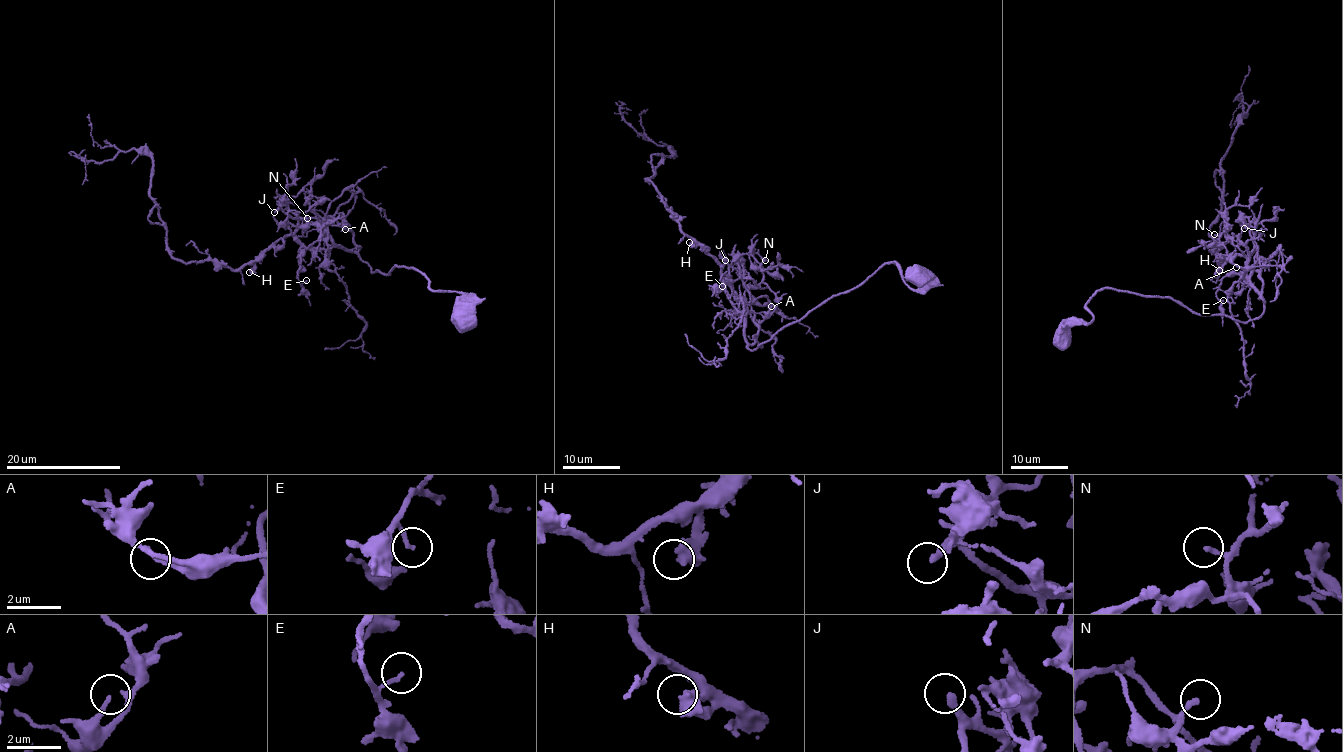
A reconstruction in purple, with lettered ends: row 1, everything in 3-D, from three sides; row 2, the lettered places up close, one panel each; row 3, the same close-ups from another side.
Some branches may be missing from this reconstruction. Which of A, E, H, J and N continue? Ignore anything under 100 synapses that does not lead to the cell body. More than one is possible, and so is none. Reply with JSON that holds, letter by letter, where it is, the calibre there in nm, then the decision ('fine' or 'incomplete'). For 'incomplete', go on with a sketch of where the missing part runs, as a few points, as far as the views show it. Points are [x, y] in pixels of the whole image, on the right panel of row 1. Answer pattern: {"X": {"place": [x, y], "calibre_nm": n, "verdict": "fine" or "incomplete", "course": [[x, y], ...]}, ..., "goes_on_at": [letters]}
{"A": {"place": [1236, 267], "calibre_nm": 130, "verdict": "fine"}, "E": {"place": [1223, 300], "calibre_nm": 120, "verdict": "fine"}, "H": {"place": [1219, 270], "calibre_nm": 600, "verdict": "fine"}, "J": {"place": [1244, 228], "calibre_nm": 280, "verdict": "incomplete", "course": [[1244, 228], [1235, 225], [1230, 214], [1237, 190], [1257, 159], [1254, 128], [1267, 120]]}, "N": {"place": [1214, 234], "calibre_nm": 110, "verdict": "fine"}, "goes_on_at": ["J"]}

